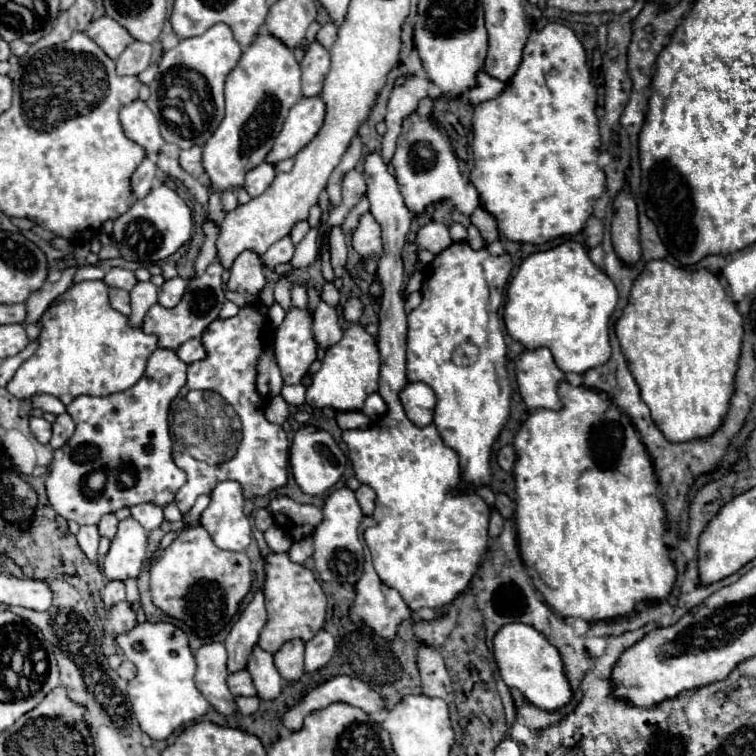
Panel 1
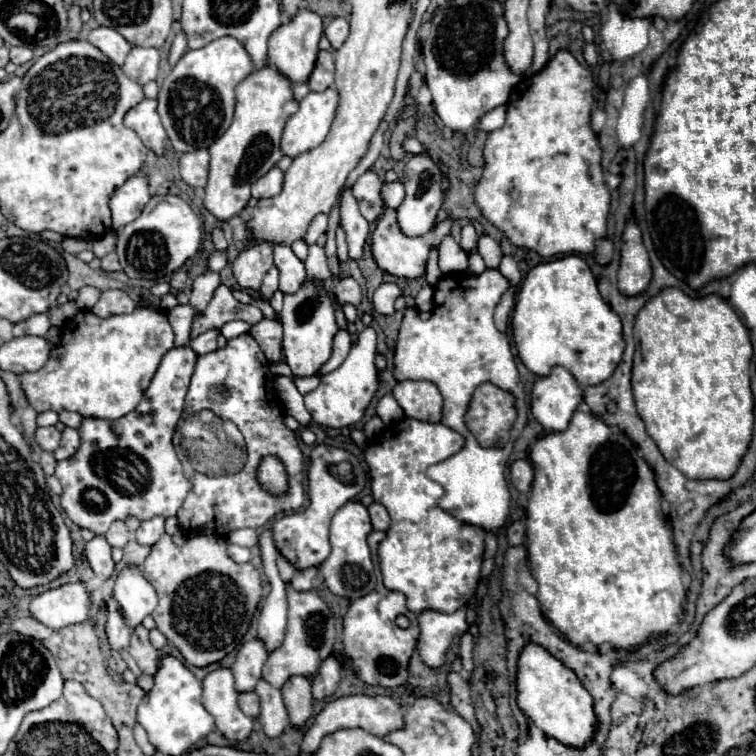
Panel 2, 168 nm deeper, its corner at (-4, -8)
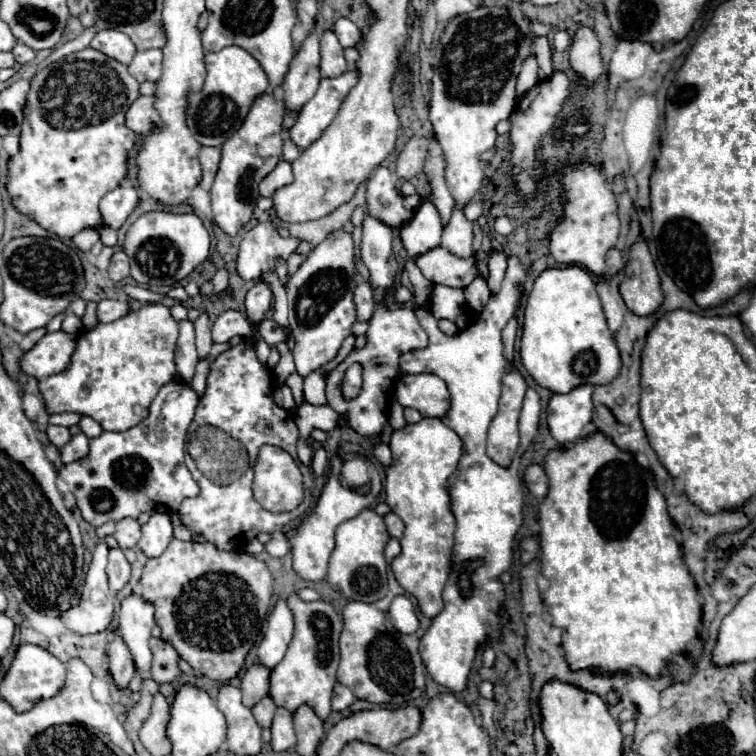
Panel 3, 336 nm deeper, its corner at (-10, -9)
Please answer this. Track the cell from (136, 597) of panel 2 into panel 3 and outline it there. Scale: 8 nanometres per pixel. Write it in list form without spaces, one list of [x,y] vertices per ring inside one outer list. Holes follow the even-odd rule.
[[[130,593],[122,601],[118,619],[120,619],[120,633],[134,655],[138,671],[144,673],[144,677],[148,677],[152,661],[148,639],[152,627],[156,625],[152,603],[148,603],[142,595]]]

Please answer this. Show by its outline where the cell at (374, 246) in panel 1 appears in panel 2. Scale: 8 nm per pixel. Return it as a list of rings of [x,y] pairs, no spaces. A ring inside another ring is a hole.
[[[388,208],[372,234],[372,254],[378,266],[398,278],[420,278],[426,274],[430,256],[426,238],[406,238],[396,222],[396,210]]]

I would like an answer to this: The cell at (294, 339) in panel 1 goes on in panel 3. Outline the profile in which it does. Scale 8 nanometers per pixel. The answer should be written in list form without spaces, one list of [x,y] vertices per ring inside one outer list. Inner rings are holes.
[[[328,235],[328,239],[314,247],[306,263],[294,275],[290,275],[286,285],[290,327],[296,343],[294,363],[302,377],[332,361],[338,355],[342,341],[352,333],[352,325],[356,321],[352,291],[358,283],[352,251],[352,235]]]

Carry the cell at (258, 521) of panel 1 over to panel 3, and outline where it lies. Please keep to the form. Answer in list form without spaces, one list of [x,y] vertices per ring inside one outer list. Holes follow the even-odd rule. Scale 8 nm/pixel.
[[[278,599],[276,607],[272,609],[268,617],[268,631],[264,633],[264,639],[258,645],[258,659],[268,669],[276,667],[292,639],[294,633],[294,617],[286,603],[286,599]]]

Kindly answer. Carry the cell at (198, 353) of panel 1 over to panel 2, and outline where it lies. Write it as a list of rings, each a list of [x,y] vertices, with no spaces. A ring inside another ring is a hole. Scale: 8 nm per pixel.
[[[216,328],[202,332],[200,336],[196,336],[196,338],[192,340],[192,344],[190,344],[192,350],[194,350],[198,356],[216,350],[216,348],[218,348],[218,346],[216,346],[216,338],[218,338],[218,334],[220,334],[220,330],[216,330]]]

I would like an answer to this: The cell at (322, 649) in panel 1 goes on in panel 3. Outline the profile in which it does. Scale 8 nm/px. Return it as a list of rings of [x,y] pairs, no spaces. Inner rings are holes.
[[[336,683],[334,695],[332,695],[332,709],[334,709],[334,711],[342,711],[342,709],[346,709],[354,699],[356,699],[354,693],[352,693],[346,685]]]

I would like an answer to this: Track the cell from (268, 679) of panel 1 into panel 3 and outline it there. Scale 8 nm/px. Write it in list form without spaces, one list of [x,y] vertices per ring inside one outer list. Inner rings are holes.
[[[278,707],[272,721],[272,749],[280,753],[292,749],[294,745],[296,745],[296,735],[292,727],[292,713],[284,707]]]

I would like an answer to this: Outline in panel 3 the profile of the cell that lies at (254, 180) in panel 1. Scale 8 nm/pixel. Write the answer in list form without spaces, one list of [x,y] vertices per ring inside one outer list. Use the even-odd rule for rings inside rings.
[[[280,161],[276,165],[276,169],[260,181],[260,195],[262,197],[272,197],[276,189],[286,187],[288,183],[292,183],[292,167],[290,167],[290,163]]]

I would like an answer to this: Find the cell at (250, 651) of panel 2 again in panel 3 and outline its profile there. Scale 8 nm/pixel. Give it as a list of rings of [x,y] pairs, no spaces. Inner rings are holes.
[[[256,661],[242,675],[240,689],[242,689],[242,703],[246,707],[256,705],[262,697],[268,695],[268,689],[270,689],[270,669],[264,667],[260,661]]]

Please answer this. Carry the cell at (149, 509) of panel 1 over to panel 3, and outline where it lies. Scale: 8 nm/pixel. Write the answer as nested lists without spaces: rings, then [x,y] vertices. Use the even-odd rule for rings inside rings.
[[[154,513],[146,525],[142,525],[142,537],[138,547],[146,557],[158,557],[172,541],[172,523],[168,513]]]

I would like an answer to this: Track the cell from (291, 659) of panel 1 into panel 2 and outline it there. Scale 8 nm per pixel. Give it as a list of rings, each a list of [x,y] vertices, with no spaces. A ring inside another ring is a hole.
[[[302,676],[290,678],[286,686],[282,688],[282,698],[288,708],[290,724],[298,730],[304,728],[304,724],[312,716],[312,702],[314,702],[312,692],[310,692],[310,682]]]

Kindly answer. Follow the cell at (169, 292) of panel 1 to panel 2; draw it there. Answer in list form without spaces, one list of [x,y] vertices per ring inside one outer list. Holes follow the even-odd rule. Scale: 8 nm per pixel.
[[[176,306],[176,308],[168,310],[166,316],[170,318],[170,324],[172,324],[174,334],[176,334],[174,346],[176,346],[176,348],[188,346],[190,340],[192,340],[192,338],[190,338],[190,332],[192,332],[192,320],[194,320],[194,310],[192,310],[192,306]]]

